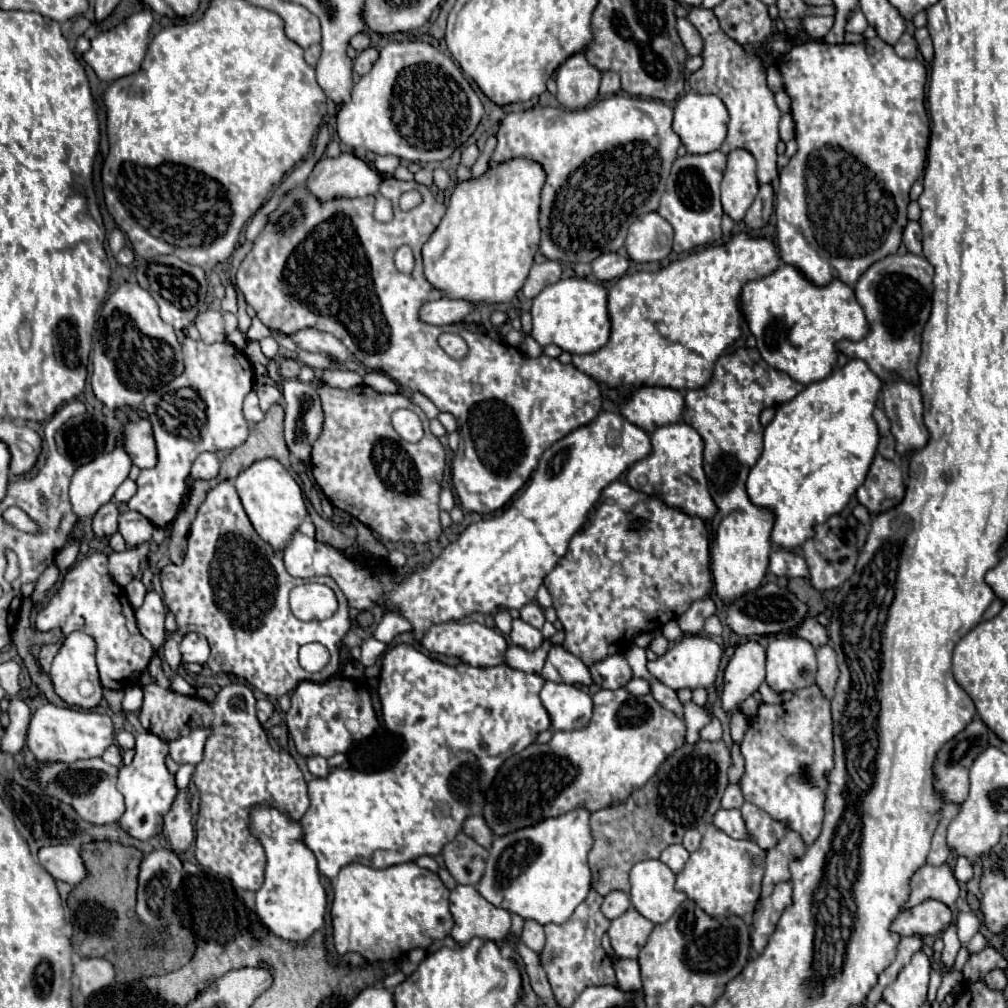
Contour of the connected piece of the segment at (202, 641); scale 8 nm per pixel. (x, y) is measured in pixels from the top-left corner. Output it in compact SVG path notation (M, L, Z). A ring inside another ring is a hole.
M189 633L181 641L183 663L205 663L209 659L209 643L201 633Z

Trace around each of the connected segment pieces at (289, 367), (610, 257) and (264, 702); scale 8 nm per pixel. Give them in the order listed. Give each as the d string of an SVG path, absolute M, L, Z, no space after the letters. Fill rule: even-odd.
M283 359L279 365L279 371L283 377L297 377L299 375L299 363L293 359Z
M605 253L605 255L597 257L591 263L591 267L599 281L611 281L611 279L625 275L625 271L629 269L629 259L621 257L619 253Z
M259 699L259 701L257 701L257 719L259 719L261 723L265 723L265 721L271 717L273 711L275 711L275 705L273 705L269 699Z

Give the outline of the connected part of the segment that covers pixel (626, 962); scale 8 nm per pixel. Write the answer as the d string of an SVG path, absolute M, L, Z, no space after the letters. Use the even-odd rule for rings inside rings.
M613 959L615 975L617 975L617 985L621 991L639 991L641 989L641 973L639 973L639 963L631 959Z

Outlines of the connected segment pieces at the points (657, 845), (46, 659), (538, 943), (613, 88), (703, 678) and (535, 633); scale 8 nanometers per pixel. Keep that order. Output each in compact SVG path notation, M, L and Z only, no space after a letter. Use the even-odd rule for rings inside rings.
M699 741L695 745L685 743L667 757L655 777L649 779L645 787L633 791L623 805L591 813L589 827L593 847L589 851L589 867L593 873L593 889L599 895L607 895L611 891L629 893L629 871L635 863L657 859L665 847L681 843L689 829L699 829L703 833L715 811L721 807L721 797L729 783L729 765L731 753L723 741Z
M61 643L41 647L41 653L39 653L39 665L41 665L41 671L43 671L45 675L49 675L49 667L51 667L51 661L53 661L55 653L59 651L59 645L61 645Z
M527 921L523 927L523 935L521 941L535 953L541 953L545 947L545 933L543 927L537 921Z
M603 73L603 79L601 79L601 89L599 89L599 95L615 95L621 91L621 83L619 83L619 75L617 73Z
M685 635L681 641L673 643L671 649L663 657L659 657L657 661L649 661L647 669L661 683L671 687L673 691L679 691L679 689L695 691L699 687L709 689L715 683L715 679L717 679L721 655L723 655L723 651L721 651L721 647L713 639L703 637L703 635Z
M515 619L513 621L513 631L511 631L511 641L525 651L535 651L543 643L543 635L541 635L539 629L531 627L529 623L525 623L521 619Z

